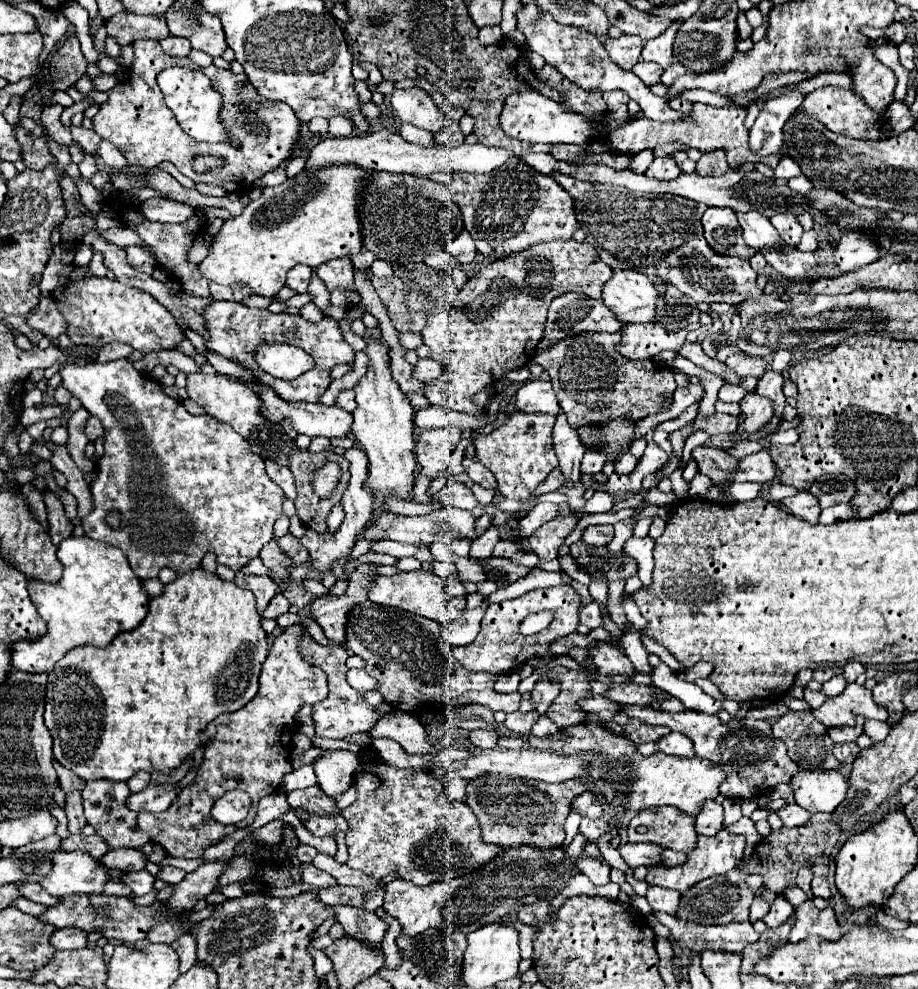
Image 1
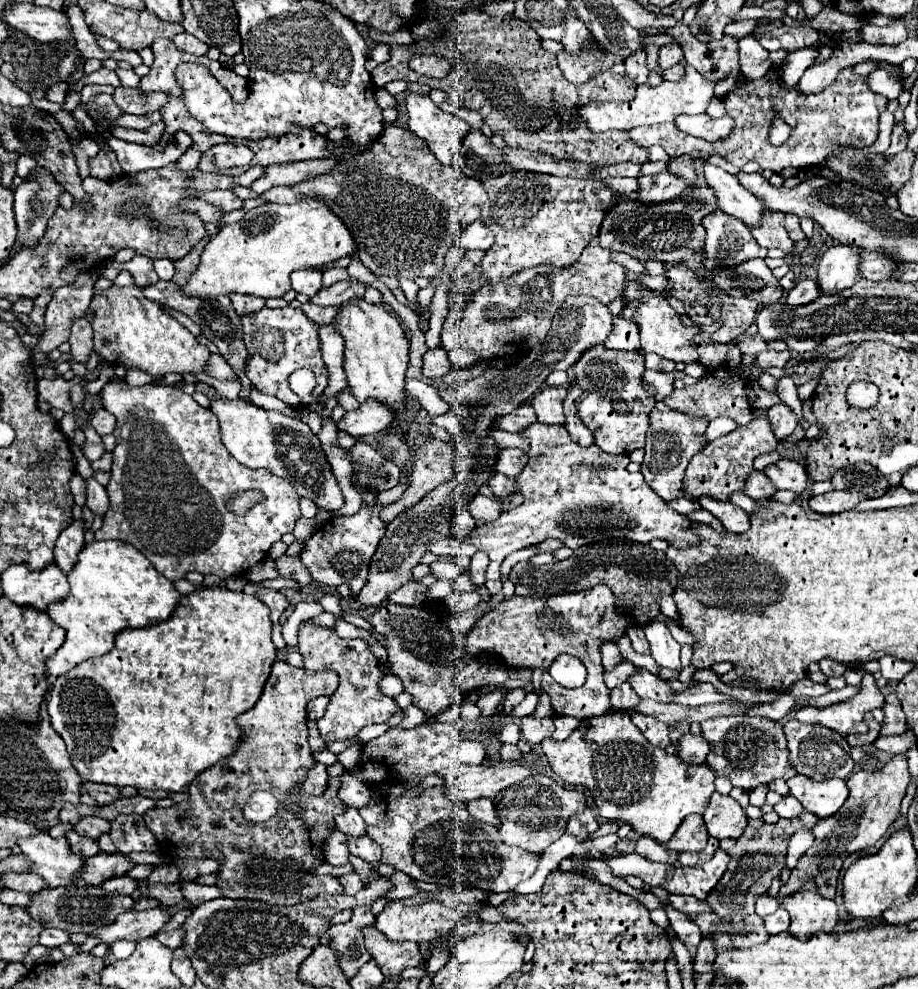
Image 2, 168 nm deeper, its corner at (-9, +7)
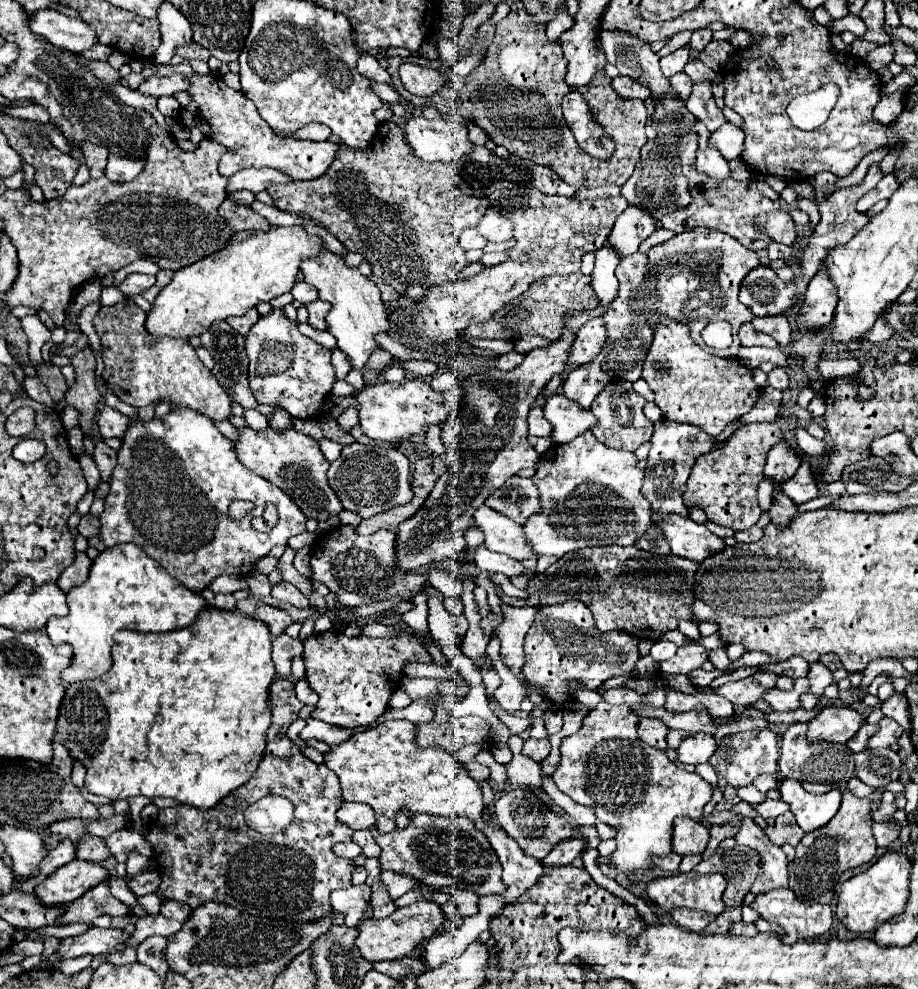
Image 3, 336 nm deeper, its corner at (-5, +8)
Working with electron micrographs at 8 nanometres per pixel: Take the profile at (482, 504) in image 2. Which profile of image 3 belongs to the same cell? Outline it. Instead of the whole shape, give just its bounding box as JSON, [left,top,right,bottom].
[475,504,537,560]

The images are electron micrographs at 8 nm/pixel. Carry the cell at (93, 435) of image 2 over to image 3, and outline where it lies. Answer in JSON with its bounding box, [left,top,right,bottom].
[93,440,117,482]

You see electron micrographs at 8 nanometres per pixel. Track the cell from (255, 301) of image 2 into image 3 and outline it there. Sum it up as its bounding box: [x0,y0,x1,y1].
[227,308,259,336]

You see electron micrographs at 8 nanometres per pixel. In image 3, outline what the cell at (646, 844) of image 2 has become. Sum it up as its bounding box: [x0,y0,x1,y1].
[653,852,683,872]

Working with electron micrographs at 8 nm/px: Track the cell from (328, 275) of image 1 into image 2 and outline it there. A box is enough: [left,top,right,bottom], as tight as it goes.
[311,279,365,305]

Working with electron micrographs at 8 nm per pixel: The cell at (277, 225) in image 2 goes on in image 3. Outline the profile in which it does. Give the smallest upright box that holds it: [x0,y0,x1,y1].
[145,226,323,340]

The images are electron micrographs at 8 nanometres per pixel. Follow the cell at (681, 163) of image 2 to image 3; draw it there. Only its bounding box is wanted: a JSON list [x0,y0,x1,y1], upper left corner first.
[661,132,781,250]

